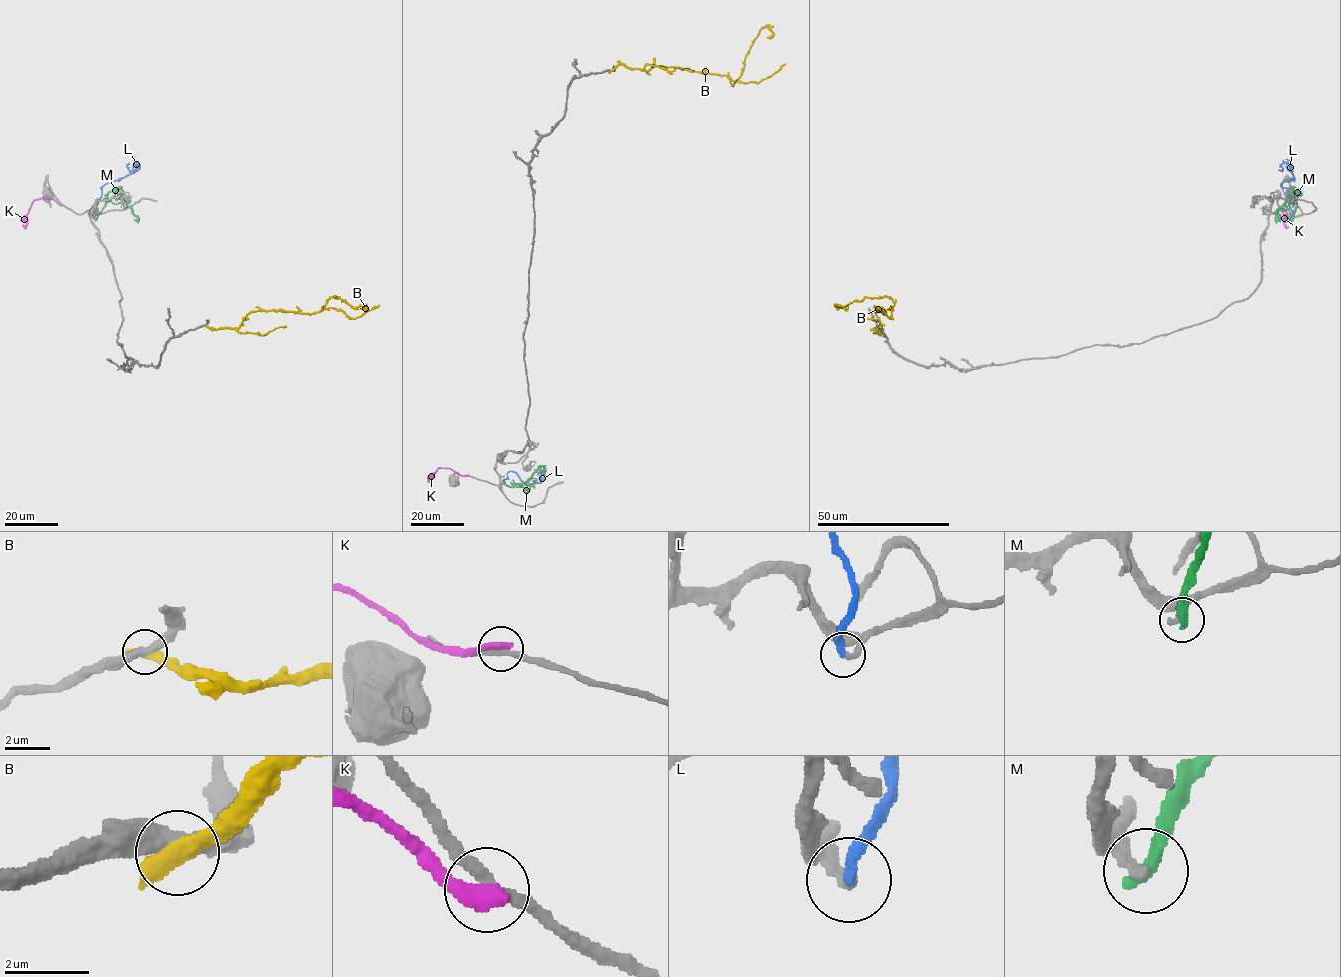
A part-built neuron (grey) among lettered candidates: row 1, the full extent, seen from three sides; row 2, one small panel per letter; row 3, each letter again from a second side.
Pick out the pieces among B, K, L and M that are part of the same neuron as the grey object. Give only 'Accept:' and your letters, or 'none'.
Accept: L

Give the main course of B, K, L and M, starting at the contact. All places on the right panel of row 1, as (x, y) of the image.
B: (880, 325), (874, 328), (881, 326), (875, 311), (893, 305), (889, 298), (865, 297), (836, 306), (846, 308)
K: (1285, 204), (1285, 200), (1277, 198), (1283, 224), (1288, 227)
L: (1290, 220), (1288, 190), (1281, 186), (1294, 178), (1286, 163), (1281, 165), (1282, 170), (1278, 170)
M: (1292, 220), (1296, 201), (1287, 202), (1278, 208), (1275, 215), (1279, 220)

